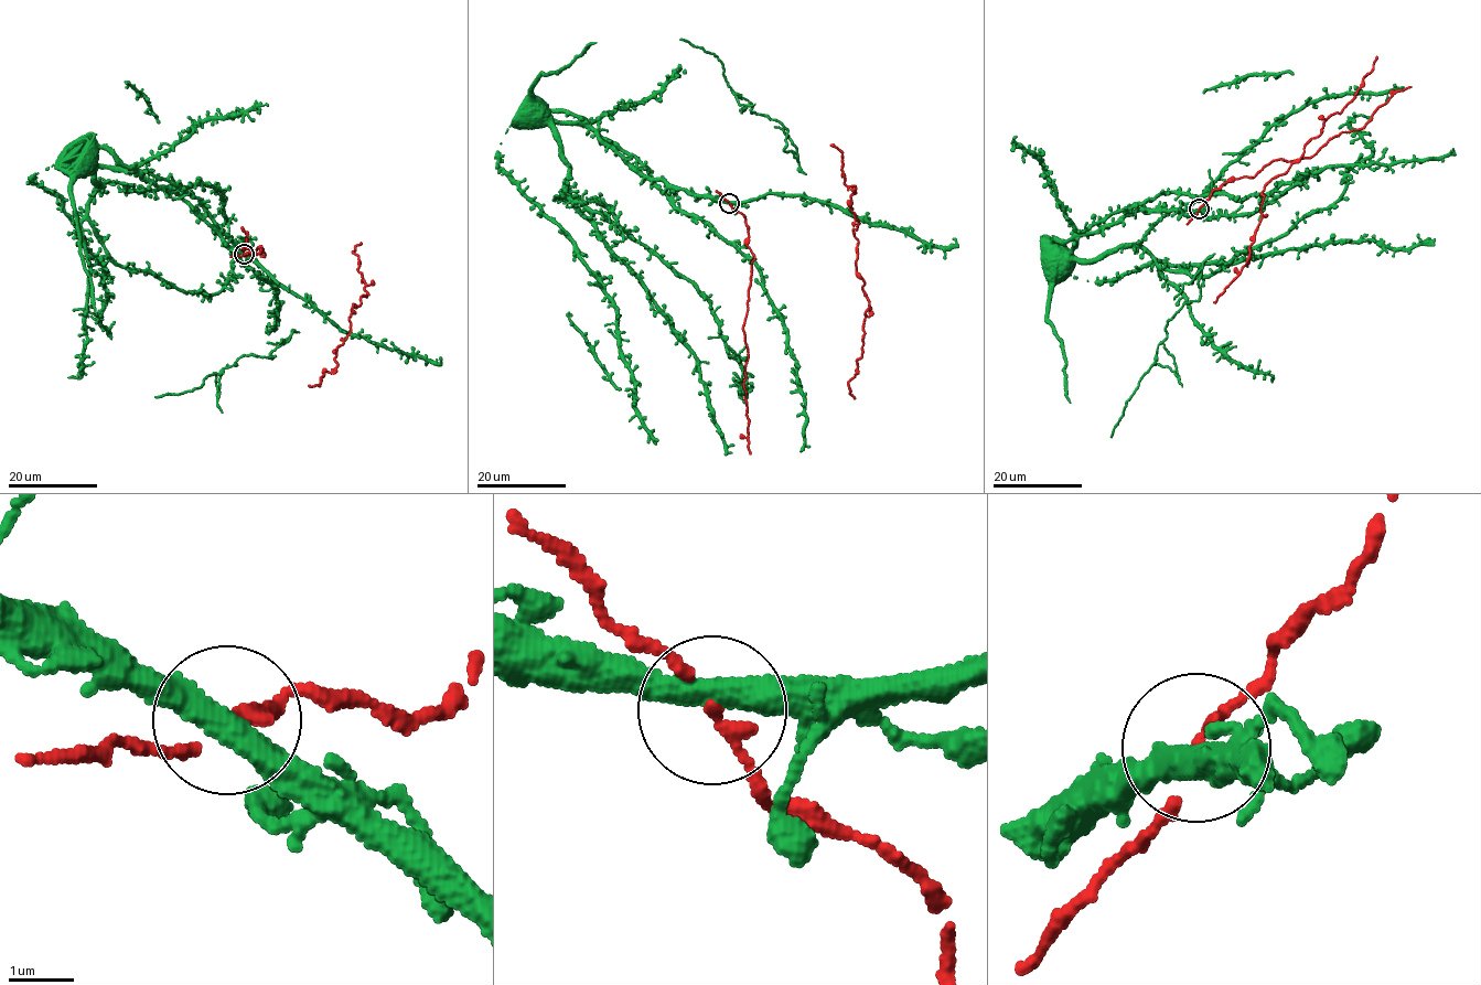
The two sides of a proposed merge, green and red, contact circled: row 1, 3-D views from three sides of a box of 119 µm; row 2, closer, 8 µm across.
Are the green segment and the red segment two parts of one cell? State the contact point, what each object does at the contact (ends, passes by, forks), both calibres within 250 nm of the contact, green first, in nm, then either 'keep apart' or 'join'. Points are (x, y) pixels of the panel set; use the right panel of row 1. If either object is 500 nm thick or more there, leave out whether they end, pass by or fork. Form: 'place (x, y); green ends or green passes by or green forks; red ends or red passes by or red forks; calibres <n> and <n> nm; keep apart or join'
place (1199, 209); green passes by; red passes by; calibres 400 and 150 nm; keep apart

